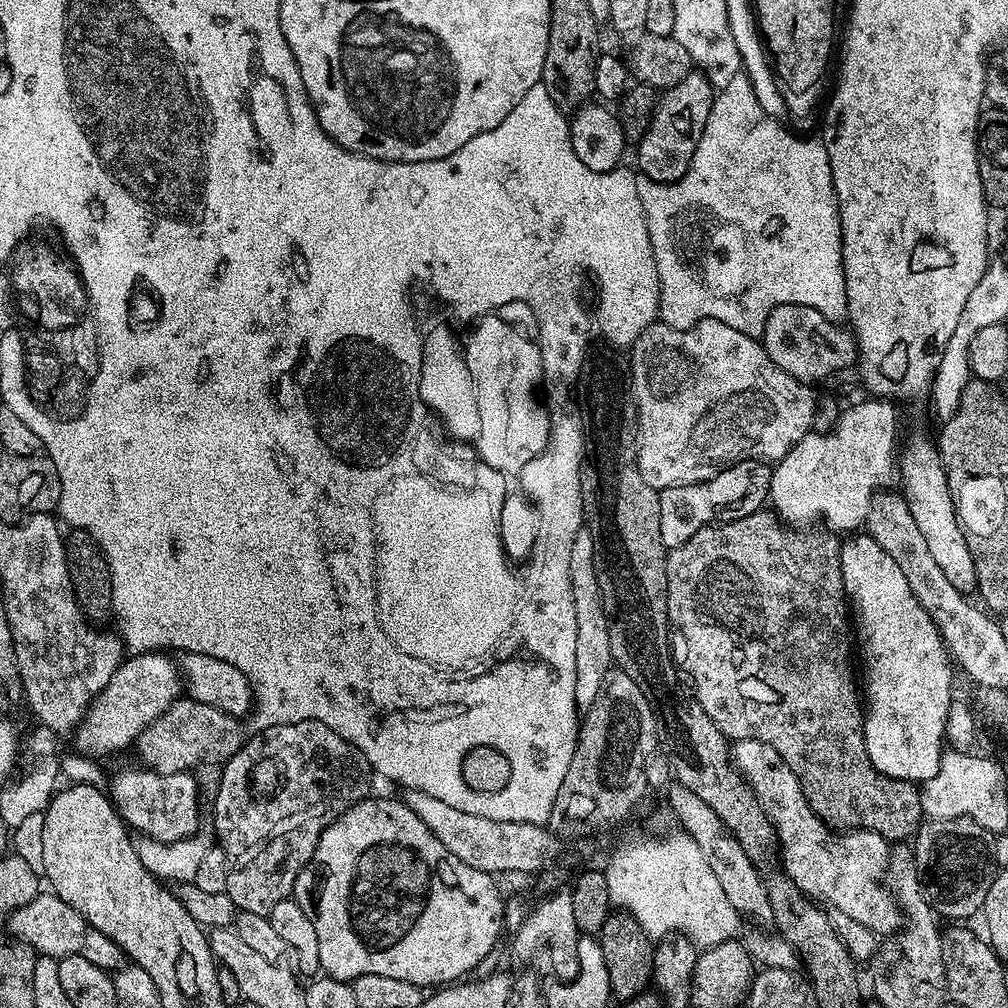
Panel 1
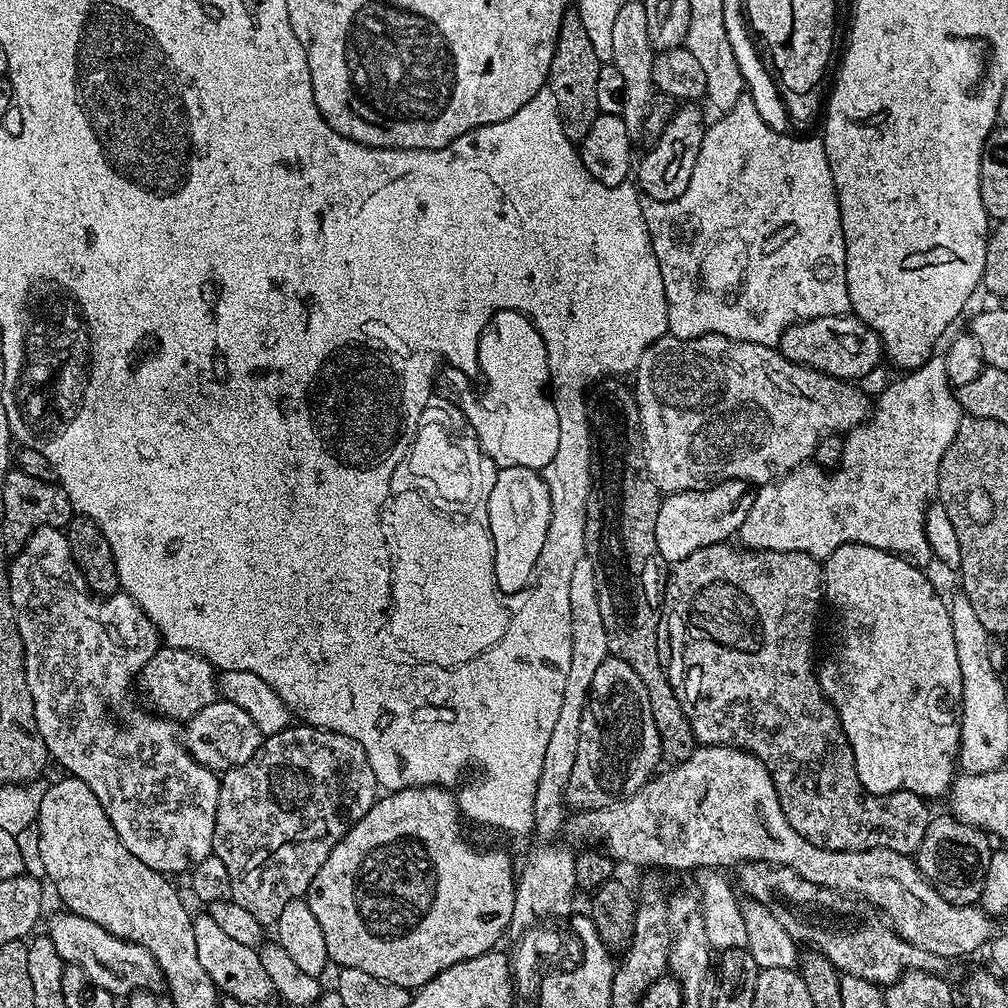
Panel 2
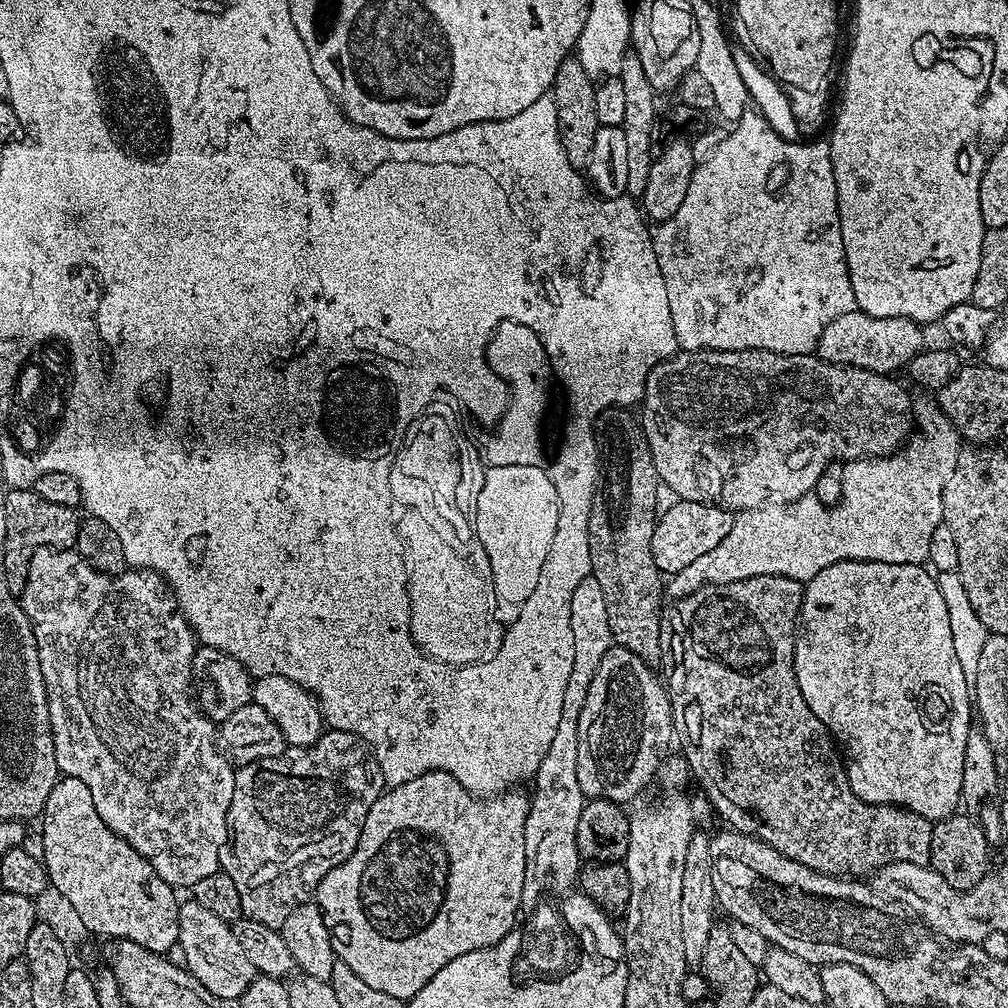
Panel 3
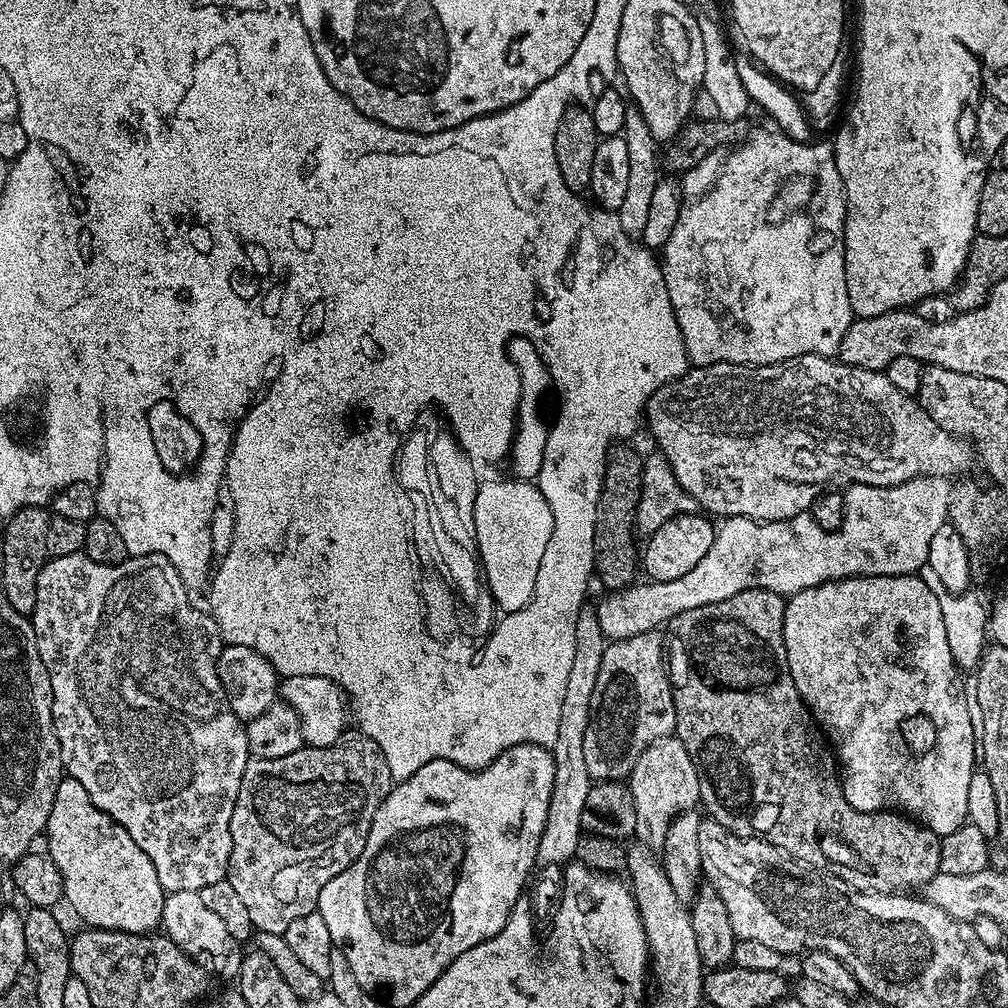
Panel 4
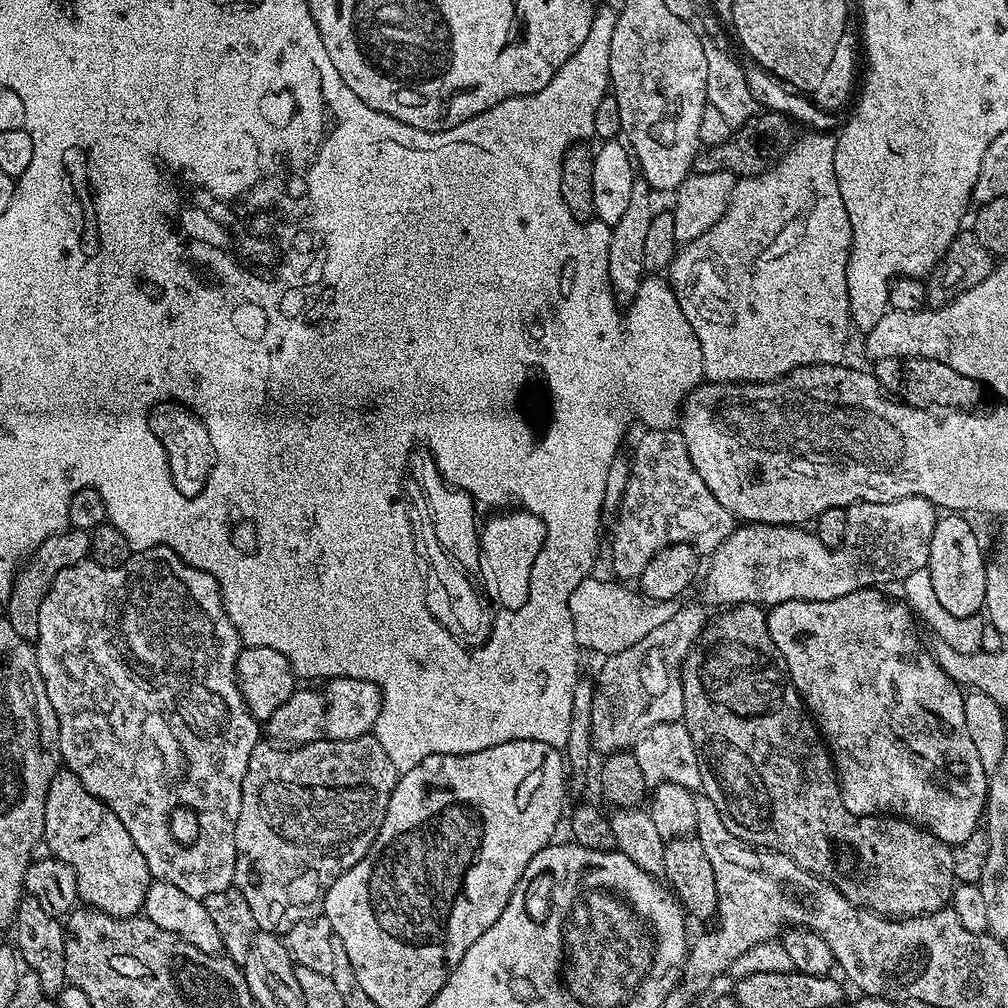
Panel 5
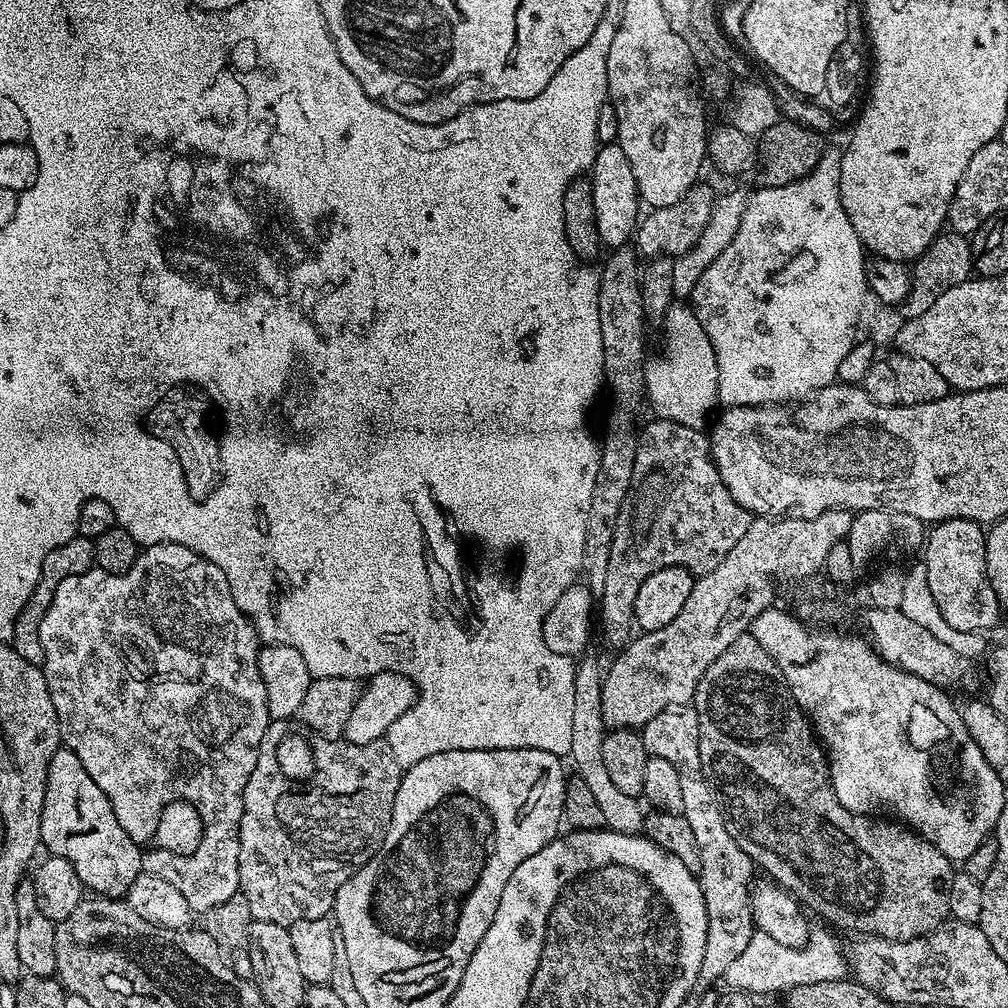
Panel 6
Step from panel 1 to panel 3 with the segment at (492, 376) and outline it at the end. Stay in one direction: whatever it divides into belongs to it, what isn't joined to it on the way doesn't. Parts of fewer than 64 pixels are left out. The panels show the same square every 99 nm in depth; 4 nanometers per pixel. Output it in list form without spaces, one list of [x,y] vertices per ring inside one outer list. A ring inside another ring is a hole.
[[[504,324],[504,328],[496,332],[496,340],[492,340],[492,364],[496,364],[496,372],[504,372],[504,376],[512,380],[516,400],[512,400],[508,424],[496,428],[498,438],[491,444],[488,456],[501,466],[534,466],[540,456],[540,436],[546,431],[540,425],[540,408],[544,408],[544,395],[554,384],[552,368],[544,361],[536,336],[532,336],[528,328],[520,328],[520,324]]]

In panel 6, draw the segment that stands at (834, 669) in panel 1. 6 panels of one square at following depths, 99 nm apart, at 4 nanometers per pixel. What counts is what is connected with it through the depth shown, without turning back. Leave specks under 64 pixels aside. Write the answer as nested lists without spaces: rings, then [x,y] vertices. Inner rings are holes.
[[[745,634],[738,637],[734,642],[730,642],[730,646],[726,646],[726,650],[722,650],[722,654],[718,654],[718,658],[714,658],[714,662],[710,662],[710,666],[704,671],[696,687],[694,707],[698,714],[698,754],[700,755],[698,768],[704,779],[712,785],[712,791],[720,801],[725,815],[726,830],[730,830],[734,842],[738,842],[741,850],[752,857],[753,865],[760,867],[761,864],[769,872],[765,873],[781,888],[791,892],[809,913],[817,912],[822,919],[829,920],[832,924],[841,924],[842,927],[856,932],[852,934],[881,936],[887,940],[909,940],[915,936],[924,936],[949,919],[950,882],[954,875],[953,861],[948,860],[946,854],[942,854],[942,850],[938,850],[933,844],[917,836],[903,823],[887,824],[884,821],[887,819],[884,818],[857,816],[856,813],[846,810],[842,802],[838,802],[838,794],[834,794],[834,786],[828,773],[828,758],[813,725],[804,711],[797,706],[792,690],[785,682],[782,670],[778,670],[774,658],[770,658],[770,654],[766,654],[766,650],[758,646],[753,636]]]

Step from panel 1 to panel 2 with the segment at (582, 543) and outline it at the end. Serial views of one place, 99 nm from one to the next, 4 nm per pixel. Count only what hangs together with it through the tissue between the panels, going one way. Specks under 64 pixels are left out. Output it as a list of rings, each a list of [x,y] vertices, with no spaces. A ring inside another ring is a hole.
[[[587,559],[578,561],[570,574],[570,670],[566,673],[566,690],[562,690],[562,707],[558,710],[558,722],[546,745],[546,759],[542,762],[542,778],[538,780],[534,798],[534,832],[540,836],[561,835],[566,824],[564,791],[570,782],[570,770],[574,770],[574,758],[578,755],[578,734],[582,734],[582,714],[590,694],[590,682],[598,666],[609,656],[606,642],[606,626],[602,626],[602,610],[598,606],[598,578],[594,578],[594,566]]]

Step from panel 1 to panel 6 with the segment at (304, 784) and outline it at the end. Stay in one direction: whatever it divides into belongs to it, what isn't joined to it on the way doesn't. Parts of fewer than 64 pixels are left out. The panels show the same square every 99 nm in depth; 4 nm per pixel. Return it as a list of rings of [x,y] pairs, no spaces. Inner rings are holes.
[[[338,739],[338,756],[334,756],[330,760],[330,768],[336,770],[334,772],[336,776],[334,774],[330,776],[330,772],[328,772],[328,758],[316,760],[314,774],[312,774],[312,786],[308,784],[308,808],[280,808],[280,804],[264,804],[264,798],[260,798],[258,788],[256,788],[256,775],[250,774],[250,782],[246,782],[246,790],[244,791],[244,813],[240,819],[240,853],[238,854],[238,862],[240,863],[240,892],[246,898],[246,902],[250,902],[253,920],[278,922],[287,926],[294,922],[302,922],[302,918],[322,918],[329,915],[336,903],[338,889],[358,869],[366,866],[366,862],[370,862],[370,858],[374,858],[374,854],[382,846],[382,842],[386,838],[390,814],[394,810],[394,794],[398,794],[398,786],[402,775],[400,760],[392,753],[392,747],[387,742],[375,740],[366,746],[351,744],[349,748],[340,748],[340,739]]]

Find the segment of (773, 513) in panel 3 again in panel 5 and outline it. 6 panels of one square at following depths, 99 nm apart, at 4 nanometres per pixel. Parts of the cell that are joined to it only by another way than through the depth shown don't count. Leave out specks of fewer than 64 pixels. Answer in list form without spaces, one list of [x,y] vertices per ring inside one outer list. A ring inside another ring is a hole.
[[[911,496],[894,502],[860,502],[847,508],[848,529],[844,543],[838,548],[827,548],[811,531],[787,524],[750,524],[733,527],[732,533],[711,553],[712,565],[704,580],[705,601],[717,600],[720,606],[758,604],[771,606],[791,600],[826,602],[830,598],[842,598],[842,594],[854,594],[859,588],[874,588],[902,582],[914,570],[928,567],[930,540],[938,519],[938,509],[926,498]],[[593,574],[578,582],[574,594],[570,594],[570,618],[574,626],[574,638],[581,649],[593,648],[601,652],[601,657],[607,658],[626,650],[626,646],[634,646],[634,642],[646,638],[650,630],[674,618],[678,607],[676,600],[650,600],[639,591],[631,592],[628,589],[631,587],[615,579],[599,580],[598,576]]]

